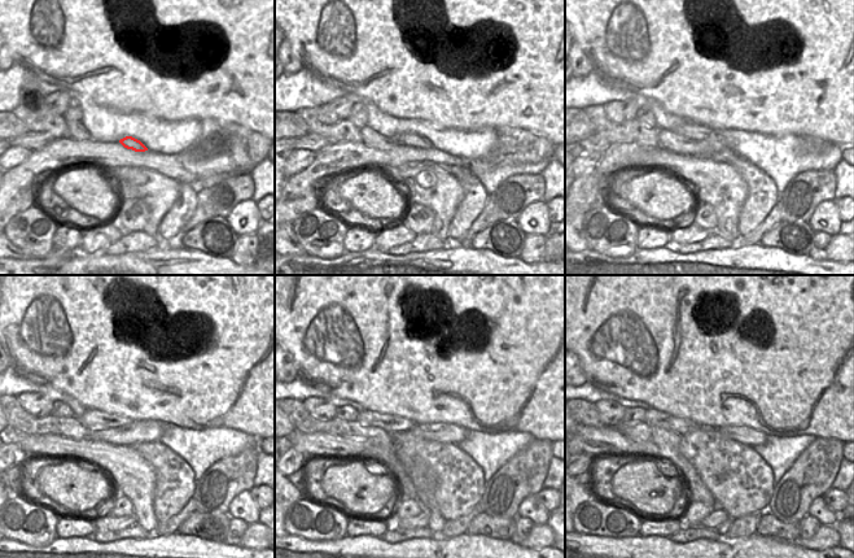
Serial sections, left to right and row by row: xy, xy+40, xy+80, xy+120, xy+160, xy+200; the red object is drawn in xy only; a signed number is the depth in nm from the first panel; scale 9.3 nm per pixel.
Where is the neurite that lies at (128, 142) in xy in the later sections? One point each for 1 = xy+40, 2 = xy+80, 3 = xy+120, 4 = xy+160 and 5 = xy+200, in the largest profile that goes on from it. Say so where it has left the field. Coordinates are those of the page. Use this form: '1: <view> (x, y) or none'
1: xy+40 (407, 139)
2: xy+80 (695, 131)
3: xy+120 (93, 419)
4: xy+160 (390, 423)
5: xy+200 (656, 418)

